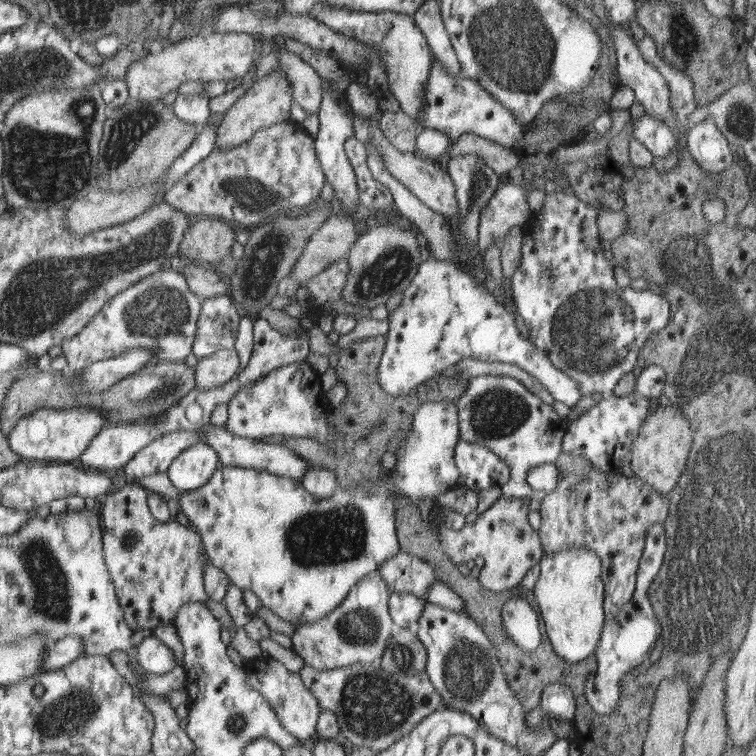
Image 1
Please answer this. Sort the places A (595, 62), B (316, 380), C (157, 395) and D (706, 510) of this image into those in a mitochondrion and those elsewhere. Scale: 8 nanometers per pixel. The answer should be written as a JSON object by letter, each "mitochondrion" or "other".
{"A":"other","B":"other","C":"mitochondrion","D":"mitochondrion"}

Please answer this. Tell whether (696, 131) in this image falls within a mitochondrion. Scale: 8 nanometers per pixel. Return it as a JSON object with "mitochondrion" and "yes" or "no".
{"mitochondrion":"no"}

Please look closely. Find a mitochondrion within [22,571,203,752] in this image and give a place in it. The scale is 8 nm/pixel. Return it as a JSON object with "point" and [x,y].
{"point":[60,719]}

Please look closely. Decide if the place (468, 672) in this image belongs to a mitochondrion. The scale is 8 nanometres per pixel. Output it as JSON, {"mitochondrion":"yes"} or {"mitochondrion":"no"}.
{"mitochondrion":"yes"}

